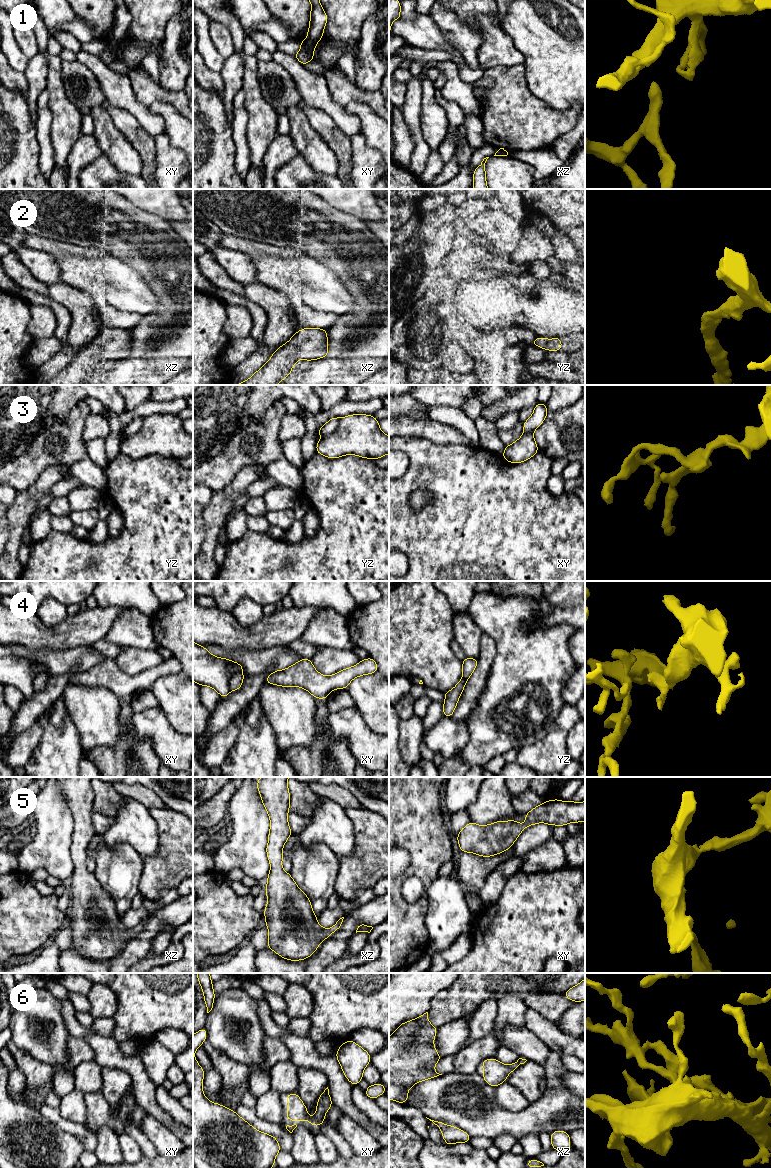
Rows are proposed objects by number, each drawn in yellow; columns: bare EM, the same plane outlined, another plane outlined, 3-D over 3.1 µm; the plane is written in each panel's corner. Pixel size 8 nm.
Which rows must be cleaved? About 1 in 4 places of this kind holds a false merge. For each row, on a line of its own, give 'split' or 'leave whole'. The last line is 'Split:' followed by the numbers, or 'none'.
1: split
2: leave whole
3: split
4: split
5: leave whole
6: leave whole
Split: 1, 3, 4

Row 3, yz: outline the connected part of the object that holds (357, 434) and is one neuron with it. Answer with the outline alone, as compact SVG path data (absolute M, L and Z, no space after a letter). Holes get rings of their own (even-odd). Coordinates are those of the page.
M351 414L340 418L335 432L317 441L316 453L330 459L356 455L376 460L389 454L389 436L381 431L379 421L373 415Z

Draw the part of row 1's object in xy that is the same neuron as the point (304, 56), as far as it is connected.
M300 49L294 57L304 66L310 61L314 60L314 50L311 49Z

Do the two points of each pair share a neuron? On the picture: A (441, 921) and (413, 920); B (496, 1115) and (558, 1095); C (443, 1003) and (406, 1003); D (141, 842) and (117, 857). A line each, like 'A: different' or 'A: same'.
A: different
B: same
C: different
D: different

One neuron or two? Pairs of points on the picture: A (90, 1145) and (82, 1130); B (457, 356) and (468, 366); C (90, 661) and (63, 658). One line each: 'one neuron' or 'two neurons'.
A: one neuron
B: one neuron
C: one neuron

